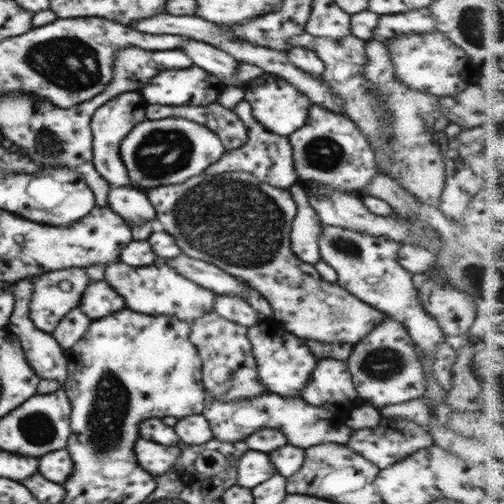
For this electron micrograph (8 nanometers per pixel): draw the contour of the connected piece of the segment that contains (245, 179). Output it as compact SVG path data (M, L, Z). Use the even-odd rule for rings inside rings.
M224 172L214 176L201 173L181 184L148 187L146 192L152 207L156 208L156 218L164 224L164 231L172 234L182 253L196 260L214 264L228 274L240 276L240 279L257 290L269 303L273 311L272 317L283 325L283 332L288 331L303 340L355 345L372 331L376 324L382 323L388 317L387 314L359 300L337 282L324 281L314 265L305 263L292 252L290 236L297 206L287 189L271 186L248 172Z

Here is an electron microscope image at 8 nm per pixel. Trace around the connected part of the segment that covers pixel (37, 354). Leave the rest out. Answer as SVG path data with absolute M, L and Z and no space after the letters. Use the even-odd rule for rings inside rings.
M30 276L13 284L13 292L16 300L14 311L10 315L9 323L6 328L8 328L12 333L18 336L20 339L20 345L24 349L24 354L30 367L36 371L36 375L44 380L56 380L60 384L64 384L66 378L68 378L68 356L65 354L65 349L63 349L58 341L47 332L36 328L34 321L30 319L30 306L32 301L32 292L34 292L34 278L37 276Z

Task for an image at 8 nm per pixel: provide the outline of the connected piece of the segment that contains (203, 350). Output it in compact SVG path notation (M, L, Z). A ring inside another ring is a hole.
M214 311L204 316L197 316L190 323L189 339L202 359L202 382L205 391L212 393L222 403L236 399L251 399L268 392L260 382L247 330L247 326L236 324Z

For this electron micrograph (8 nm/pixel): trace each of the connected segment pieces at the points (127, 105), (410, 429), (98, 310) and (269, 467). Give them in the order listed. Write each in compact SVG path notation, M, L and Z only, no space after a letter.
M139 91L124 92L108 100L92 115L90 128L93 134L93 166L111 187L130 187L134 185L128 178L127 169L120 158L120 142L139 122L146 120L147 102Z
M388 418L386 426L382 424L382 426L374 428L353 430L346 446L352 448L356 453L362 455L366 460L369 460L380 469L388 468L388 466L404 460L404 458L410 456L412 453L432 446L432 435L424 427L420 427L418 423L408 419L404 419L403 422L402 419L402 429L396 430L396 428L388 426L390 422L392 420Z
M104 279L91 282L85 288L79 308L84 315L95 321L123 310L125 301Z
M249 450L240 456L237 466L237 484L244 488L254 488L264 480L272 478L276 469L268 453Z

